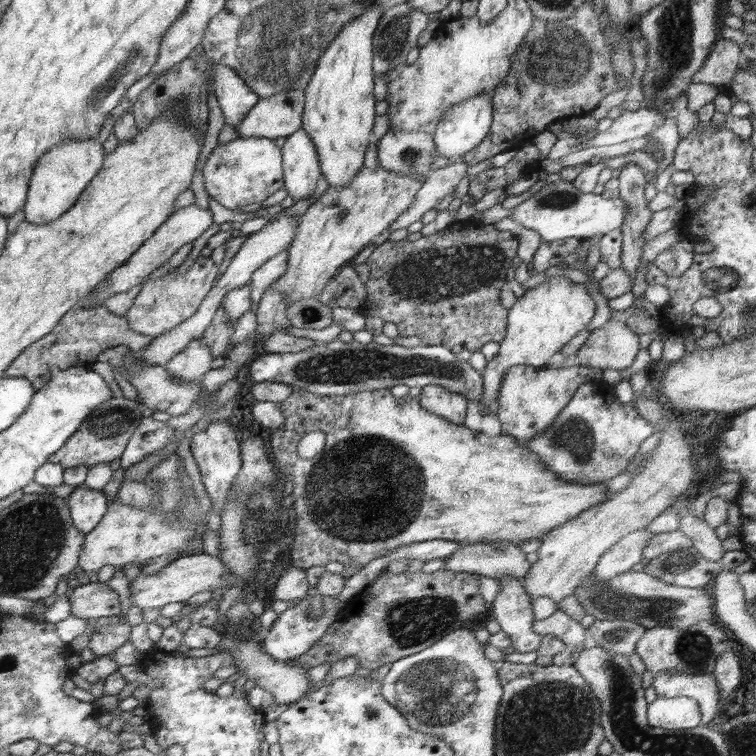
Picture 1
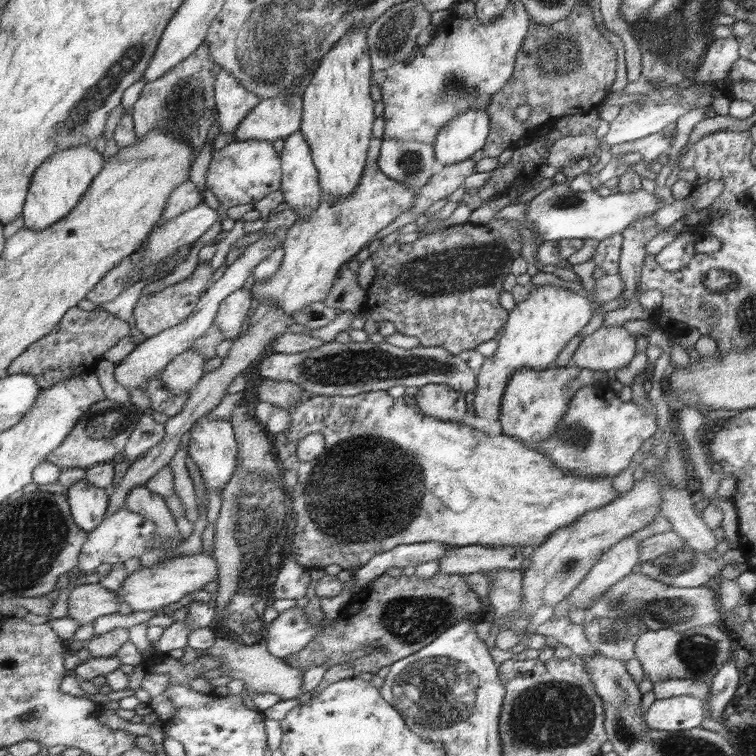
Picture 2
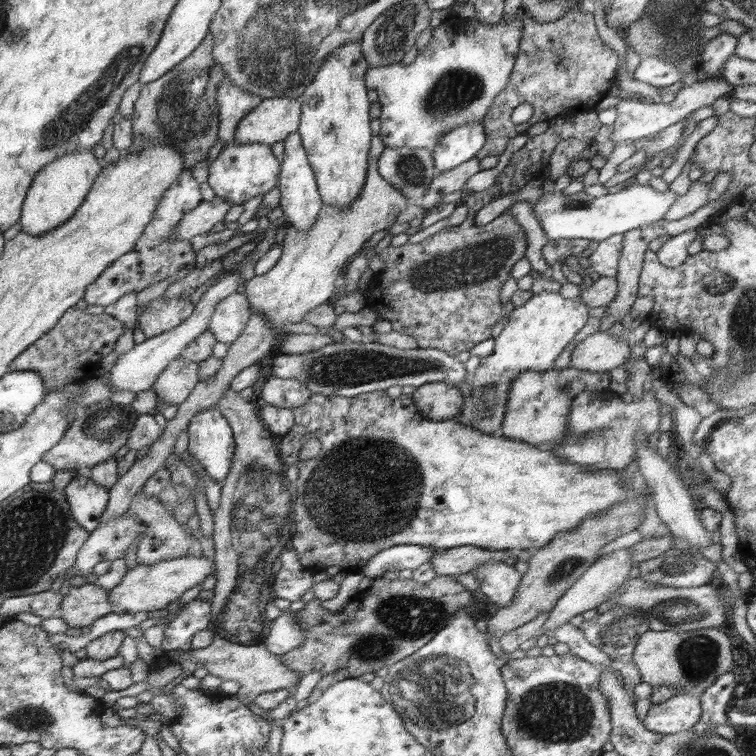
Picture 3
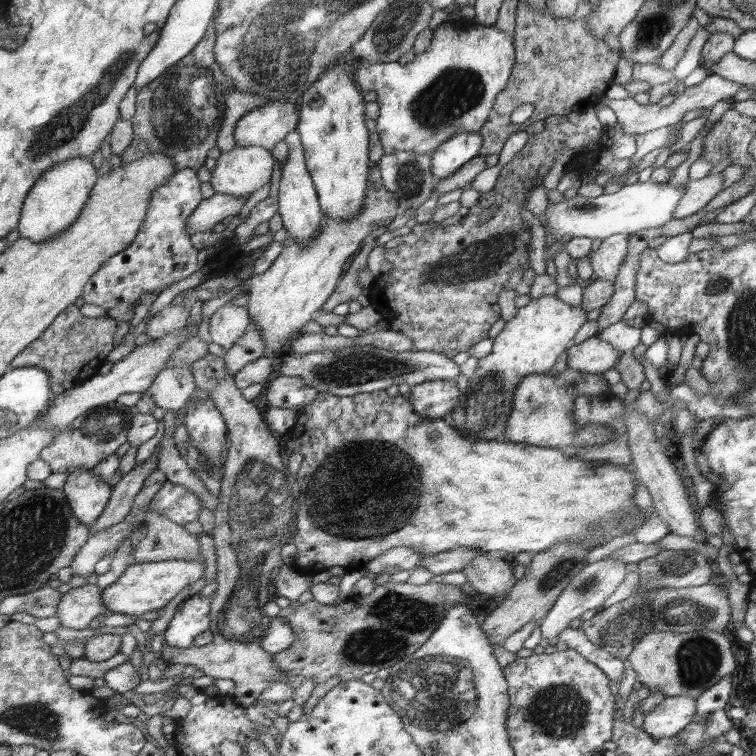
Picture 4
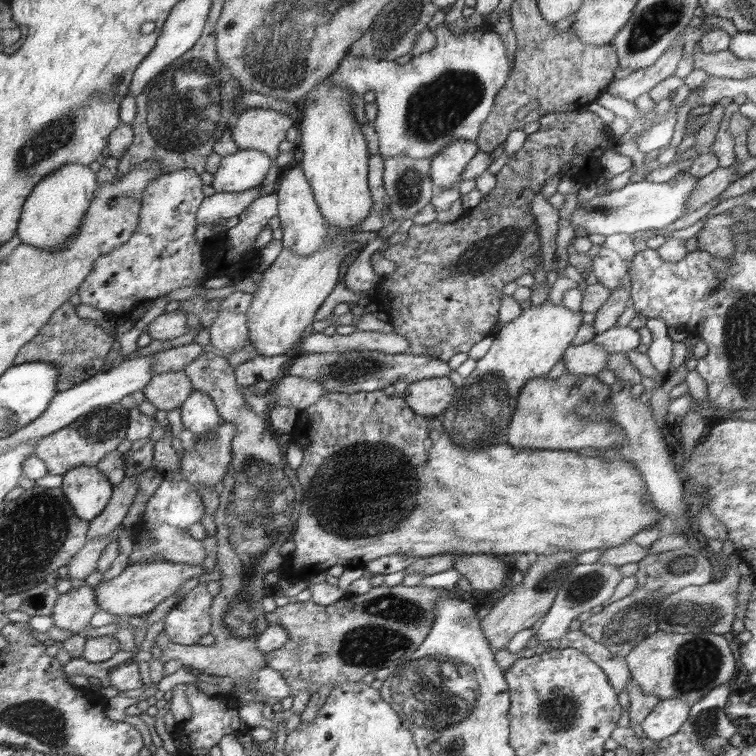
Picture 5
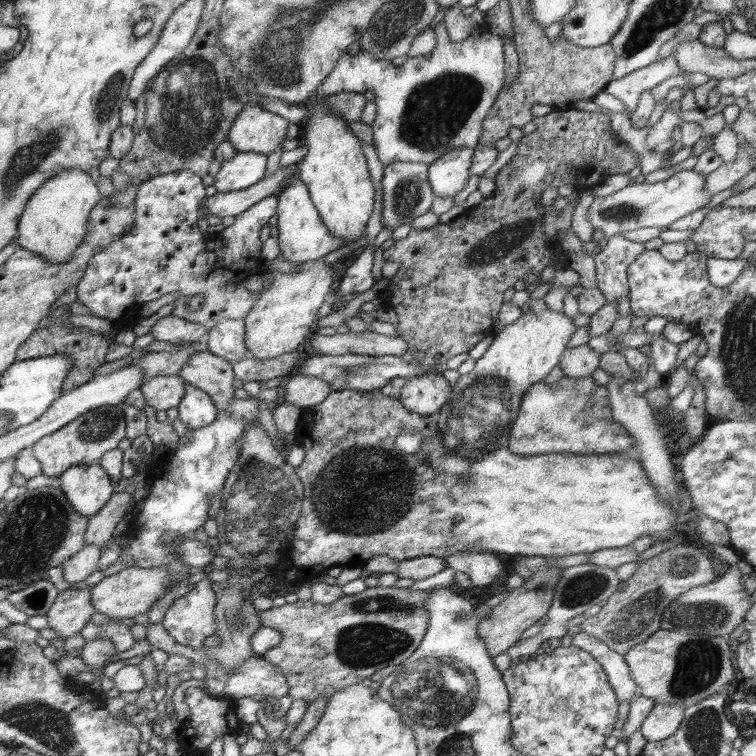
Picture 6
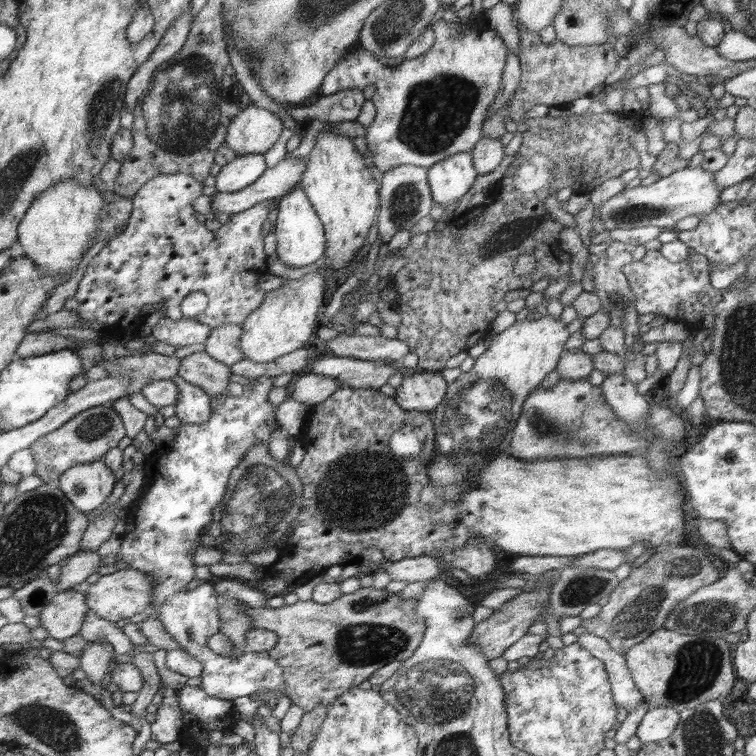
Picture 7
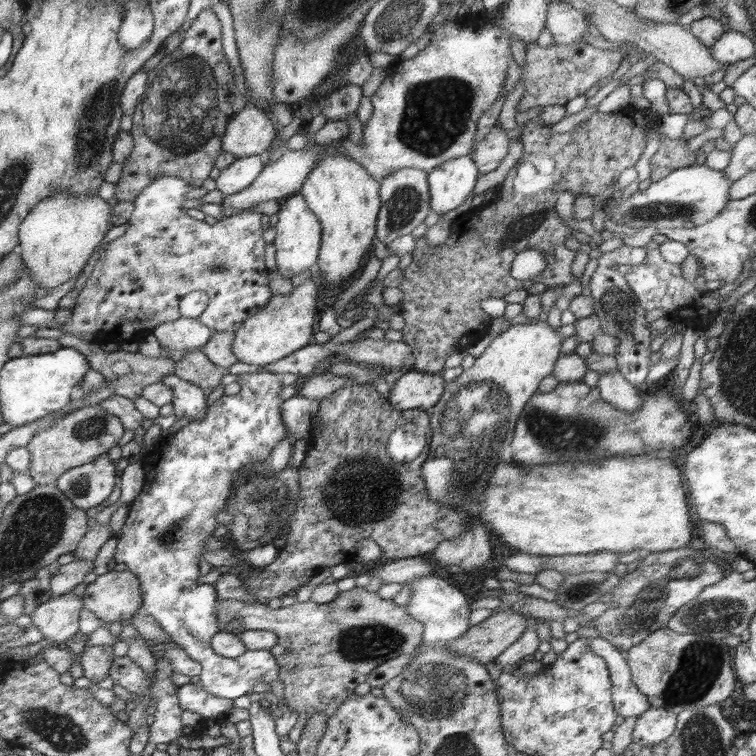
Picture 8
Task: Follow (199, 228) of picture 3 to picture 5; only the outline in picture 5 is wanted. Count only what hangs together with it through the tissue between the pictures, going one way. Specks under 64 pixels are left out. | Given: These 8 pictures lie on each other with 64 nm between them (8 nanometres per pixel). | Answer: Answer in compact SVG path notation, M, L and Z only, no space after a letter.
M260 188L251 189L242 193L222 193L216 192L204 199L203 206L200 207L199 222L200 224L207 224L209 226L214 220L220 218L232 218L232 216L239 216L256 199L260 198Z

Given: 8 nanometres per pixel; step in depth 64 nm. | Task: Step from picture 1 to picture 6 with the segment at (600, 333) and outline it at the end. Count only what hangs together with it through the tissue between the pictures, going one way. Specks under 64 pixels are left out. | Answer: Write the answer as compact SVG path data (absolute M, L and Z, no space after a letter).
M588 345L567 348L560 365L566 377L592 377L593 372L600 368L600 353Z

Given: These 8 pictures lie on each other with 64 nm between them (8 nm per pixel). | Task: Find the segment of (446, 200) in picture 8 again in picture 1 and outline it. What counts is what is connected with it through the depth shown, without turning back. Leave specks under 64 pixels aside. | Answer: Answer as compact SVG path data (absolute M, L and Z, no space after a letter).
M483 92L483 95L472 96L470 100L464 100L462 104L454 104L443 113L433 134L435 154L456 159L460 155L468 154L468 151L475 150L480 143L484 142L488 134L491 134L491 125L495 115L493 92Z

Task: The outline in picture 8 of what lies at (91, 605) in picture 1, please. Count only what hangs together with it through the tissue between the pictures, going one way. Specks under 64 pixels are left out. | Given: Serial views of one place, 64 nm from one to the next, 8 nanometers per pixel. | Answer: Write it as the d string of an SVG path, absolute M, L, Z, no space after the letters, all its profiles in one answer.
M70 593L40 604L30 617L32 625L43 633L43 638L62 646L78 632L80 610L84 610L82 600Z

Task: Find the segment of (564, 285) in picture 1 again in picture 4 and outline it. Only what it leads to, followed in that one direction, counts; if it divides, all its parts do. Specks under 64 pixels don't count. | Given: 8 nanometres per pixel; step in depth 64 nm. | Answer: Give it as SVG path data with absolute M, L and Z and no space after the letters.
M555 294L532 299L495 332L492 352L479 359L467 391L459 399L459 406L452 411L452 416L442 419L463 433L480 439L506 440L507 420L515 408L516 387L528 375L546 374L558 356L572 346L570 340L586 320L588 316L581 305L570 306Z

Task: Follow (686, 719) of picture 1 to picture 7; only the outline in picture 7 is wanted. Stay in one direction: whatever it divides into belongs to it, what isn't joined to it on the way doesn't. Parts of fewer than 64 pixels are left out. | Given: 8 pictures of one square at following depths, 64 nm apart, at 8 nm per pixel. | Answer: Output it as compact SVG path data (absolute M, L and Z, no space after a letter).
M650 707L636 730L641 744L658 743L674 734L680 724L679 711L668 707Z

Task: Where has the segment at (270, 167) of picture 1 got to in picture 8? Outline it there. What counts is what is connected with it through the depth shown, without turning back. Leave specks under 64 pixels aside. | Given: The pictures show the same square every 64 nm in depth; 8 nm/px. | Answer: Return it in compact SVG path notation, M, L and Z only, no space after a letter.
M263 155L237 158L229 166L222 169L216 178L216 189L224 195L235 195L251 187L268 162Z

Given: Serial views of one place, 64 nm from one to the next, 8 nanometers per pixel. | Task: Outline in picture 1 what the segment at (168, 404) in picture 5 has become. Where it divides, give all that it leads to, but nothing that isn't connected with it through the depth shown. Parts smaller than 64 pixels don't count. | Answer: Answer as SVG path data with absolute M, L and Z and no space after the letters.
M198 337L176 356L170 358L165 366L176 379L180 381L201 382L204 374L212 369L214 356L210 353L210 346L202 337Z

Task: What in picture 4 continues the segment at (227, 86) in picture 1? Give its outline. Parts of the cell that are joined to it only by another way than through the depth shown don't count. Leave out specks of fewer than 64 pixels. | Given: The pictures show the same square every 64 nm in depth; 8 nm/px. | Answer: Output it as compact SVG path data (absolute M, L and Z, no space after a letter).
M235 86L225 91L225 96L223 96L225 108L220 132L218 132L218 144L216 144L220 152L224 153L237 147L233 132L238 119L267 102L270 102L270 99L253 93L241 92Z

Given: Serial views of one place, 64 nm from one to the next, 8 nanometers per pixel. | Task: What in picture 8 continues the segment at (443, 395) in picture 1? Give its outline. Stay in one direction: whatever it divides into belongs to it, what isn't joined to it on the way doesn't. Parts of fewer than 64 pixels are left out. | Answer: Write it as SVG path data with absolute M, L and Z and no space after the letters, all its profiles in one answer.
M404 369L402 376L390 388L388 400L400 411L416 408L426 411L439 402L443 392L442 374Z

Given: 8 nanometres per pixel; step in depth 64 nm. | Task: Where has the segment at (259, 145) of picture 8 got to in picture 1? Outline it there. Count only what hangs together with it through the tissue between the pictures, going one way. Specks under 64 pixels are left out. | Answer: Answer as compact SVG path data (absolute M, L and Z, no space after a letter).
M288 90L261 99L235 128L240 137L287 137L303 128L305 111L306 93L302 90Z

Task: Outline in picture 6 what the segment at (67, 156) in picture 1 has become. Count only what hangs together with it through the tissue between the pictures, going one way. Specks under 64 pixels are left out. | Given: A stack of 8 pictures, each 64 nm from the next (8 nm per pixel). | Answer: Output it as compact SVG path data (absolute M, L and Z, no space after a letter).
M72 168L70 172L60 172L59 176L48 180L32 195L26 210L20 215L17 243L50 263L68 262L88 236L92 208L98 201L98 186L83 169Z

